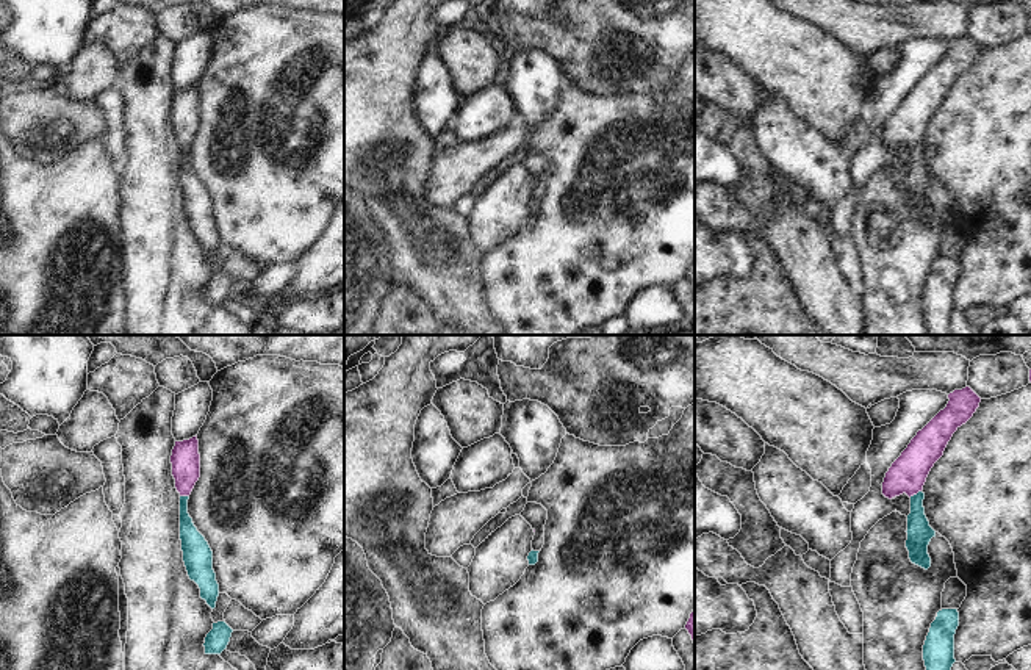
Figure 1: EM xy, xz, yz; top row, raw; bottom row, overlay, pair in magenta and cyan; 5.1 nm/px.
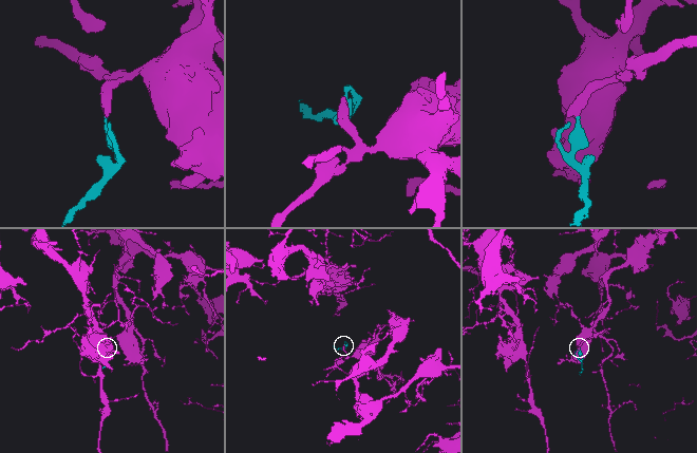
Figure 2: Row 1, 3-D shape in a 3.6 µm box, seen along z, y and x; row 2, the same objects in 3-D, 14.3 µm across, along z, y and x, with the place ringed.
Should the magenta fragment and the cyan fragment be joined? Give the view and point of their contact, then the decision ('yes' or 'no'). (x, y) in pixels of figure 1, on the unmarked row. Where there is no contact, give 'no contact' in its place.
yz (914, 143) | yes

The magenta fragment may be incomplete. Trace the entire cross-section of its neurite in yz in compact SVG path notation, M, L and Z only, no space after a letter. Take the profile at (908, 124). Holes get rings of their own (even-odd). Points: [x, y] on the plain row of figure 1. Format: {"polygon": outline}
{"polygon": "M970 36L954 39L948 49L947 56L917 81L892 113L882 131L886 147L892 149L903 142L911 147L906 197L911 211L925 219L931 216L928 194L936 186L936 180L925 164L923 135L934 113L943 105L953 83L973 66L981 52Z"}

